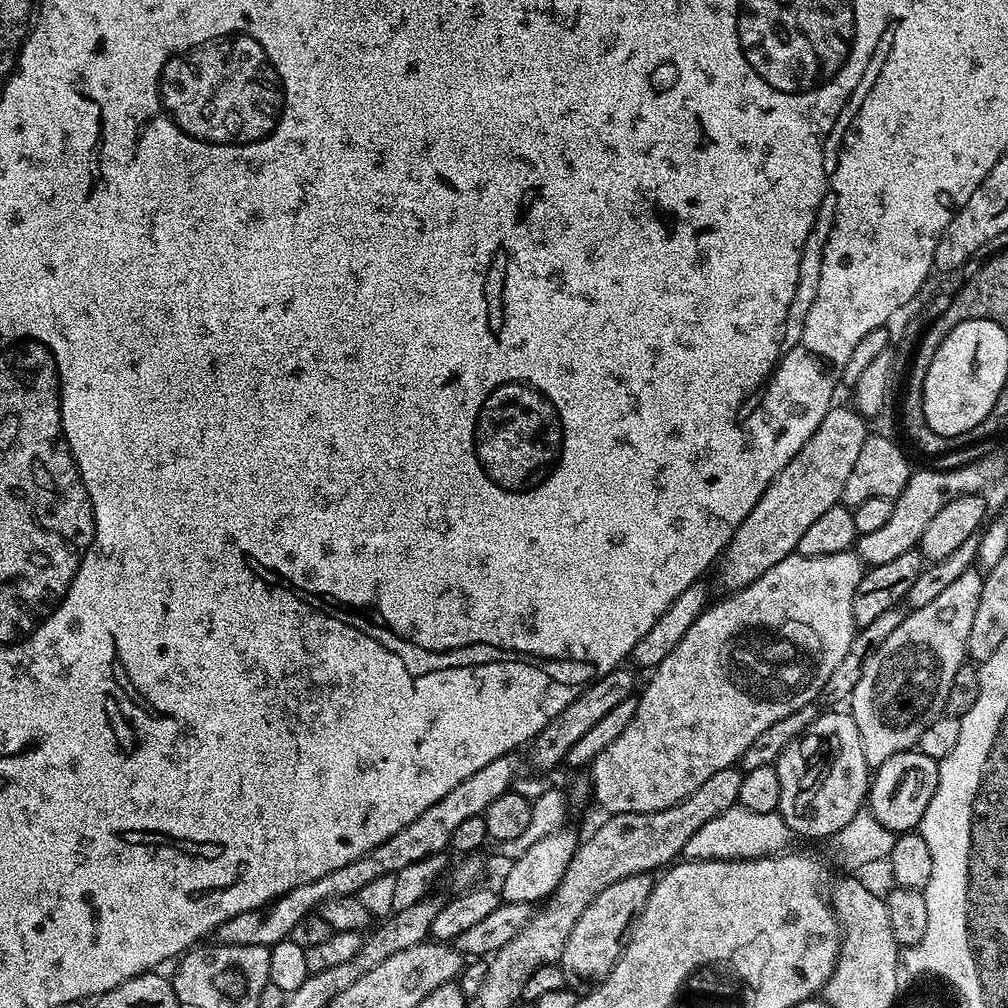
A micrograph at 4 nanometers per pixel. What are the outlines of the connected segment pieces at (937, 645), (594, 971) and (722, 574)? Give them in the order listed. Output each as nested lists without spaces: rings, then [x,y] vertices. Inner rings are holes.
[[[976,570],[959,576],[952,585],[946,586],[946,590],[942,590],[942,594],[938,594],[938,598],[934,598],[934,602],[930,602],[930,606],[911,609],[905,615],[902,626],[898,626],[898,630],[894,630],[894,634],[882,642],[877,653],[865,662],[862,676],[850,697],[850,715],[858,726],[869,769],[875,770],[894,754],[915,749],[919,745],[922,730],[926,730],[926,726],[933,724],[944,712],[946,698],[950,694],[950,682],[954,682],[954,674],[958,674],[968,656],[966,638],[970,638],[970,626],[974,626],[974,614],[978,610],[983,581],[983,575]]]
[[[648,874],[622,878],[622,882],[606,886],[602,894],[592,899],[582,918],[574,922],[574,930],[570,930],[570,938],[566,938],[566,950],[562,950],[558,961],[569,977],[577,976],[580,980],[592,980],[591,982],[599,982],[607,977],[624,953],[636,920],[650,898],[653,883],[653,877]]]
[[[855,407],[829,408],[826,418],[818,426],[814,434],[786,462],[786,466],[766,486],[762,498],[746,514],[741,526],[732,535],[731,542],[721,553],[718,562],[718,582],[726,588],[725,591],[733,592],[742,589],[762,578],[770,566],[778,566],[782,558],[796,552],[798,541],[802,534],[826,510],[835,504],[841,503],[840,495],[846,490],[846,478],[854,470],[854,462],[858,462],[858,454],[862,454],[862,446],[870,435],[869,421],[856,411]]]

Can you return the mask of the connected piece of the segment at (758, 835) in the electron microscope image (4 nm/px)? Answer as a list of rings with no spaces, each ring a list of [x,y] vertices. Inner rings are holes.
[[[739,806],[722,810],[718,818],[710,818],[706,826],[700,827],[690,842],[686,842],[682,856],[684,860],[757,860],[763,856],[779,856],[794,840],[794,833],[786,826],[779,811],[770,814],[754,814]]]

